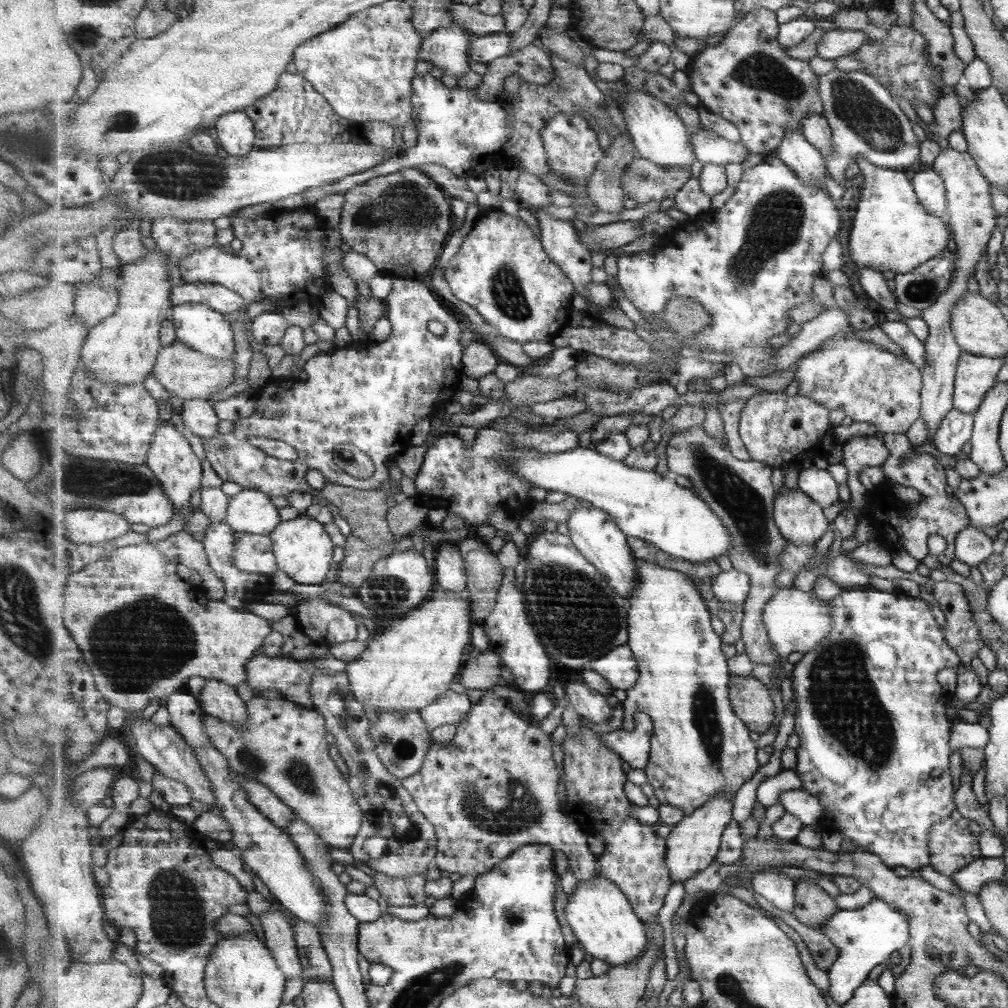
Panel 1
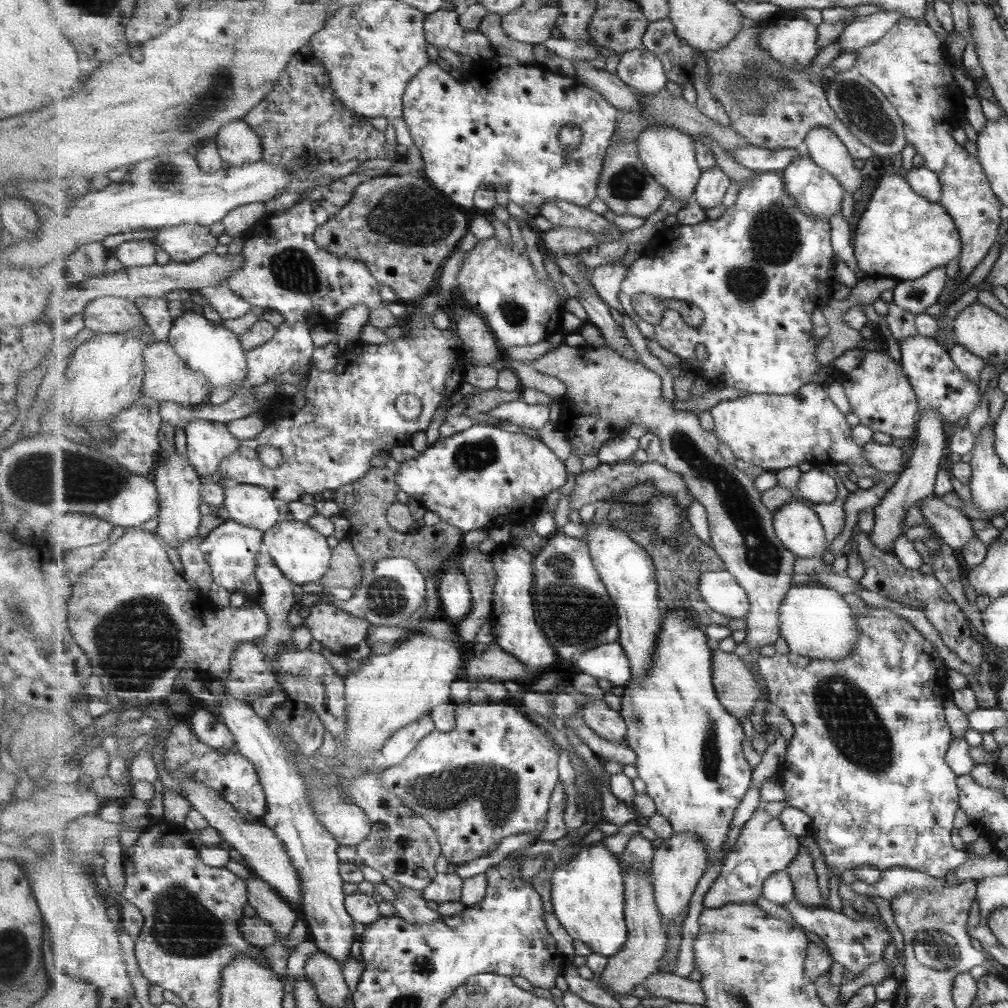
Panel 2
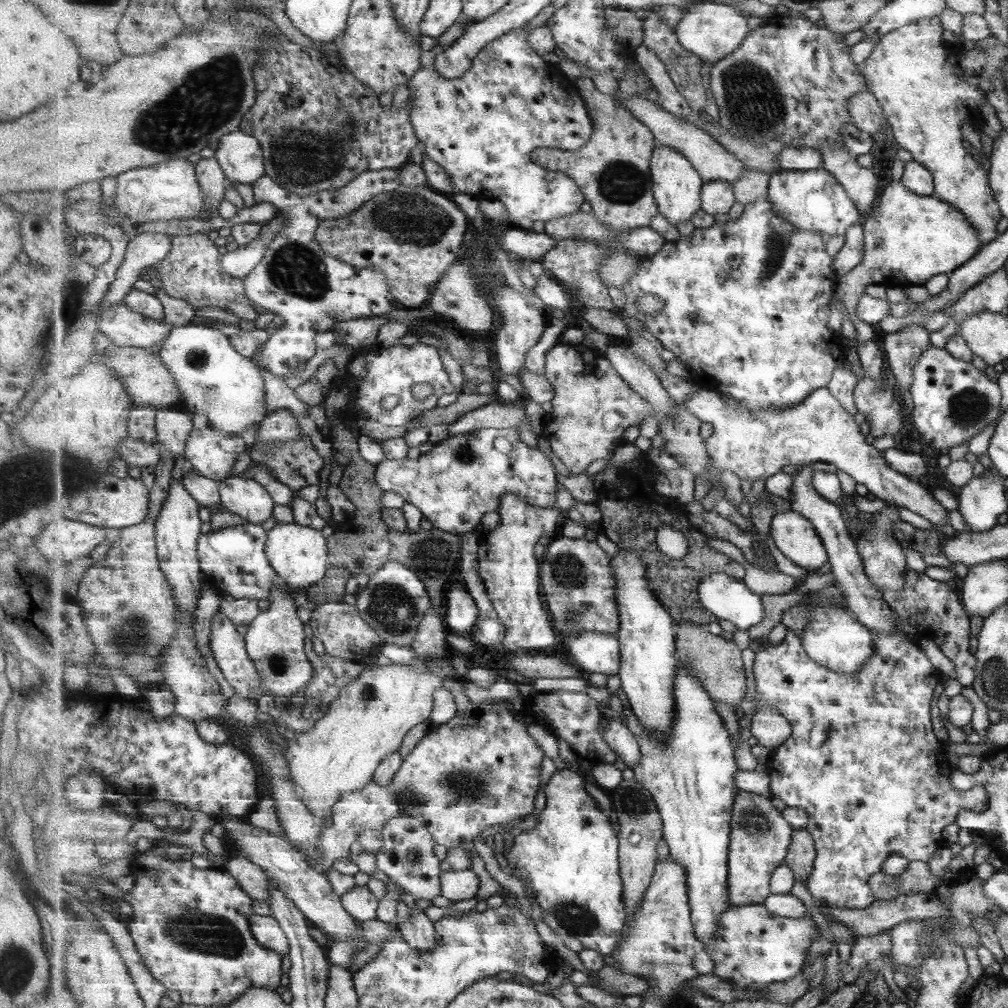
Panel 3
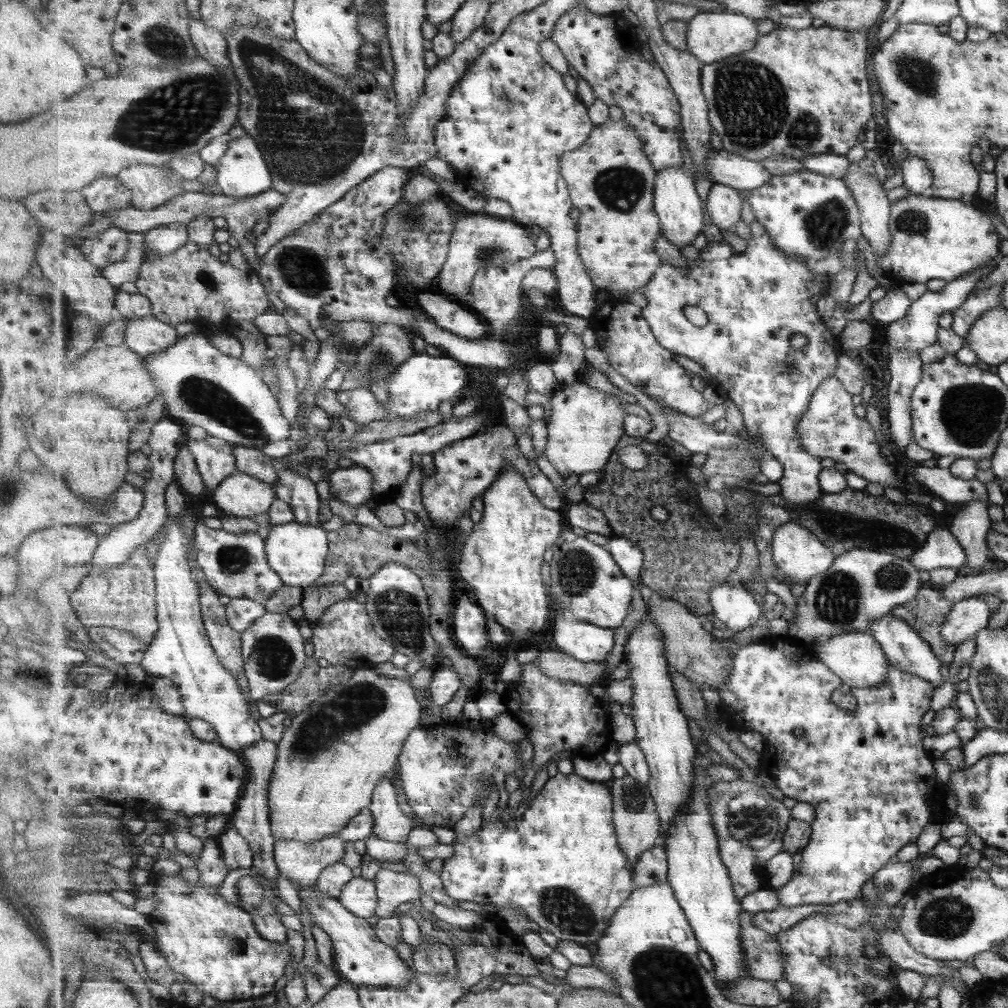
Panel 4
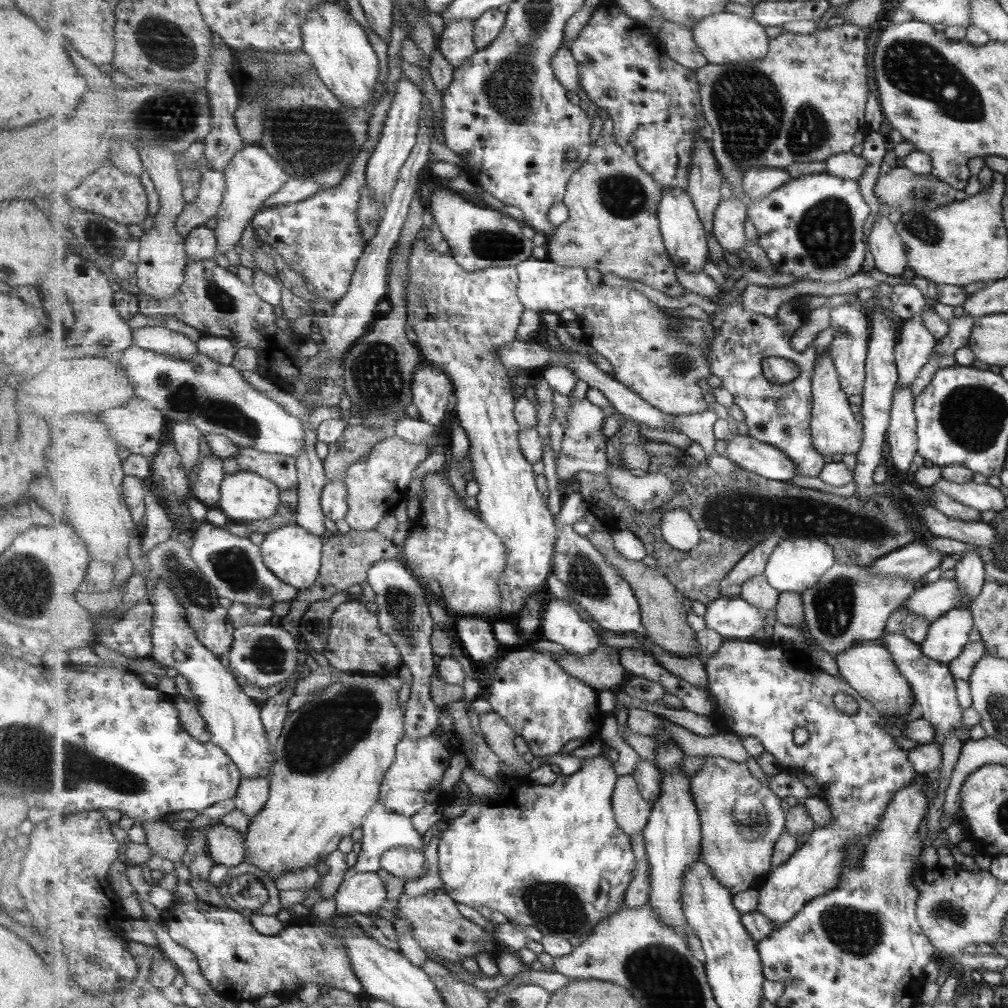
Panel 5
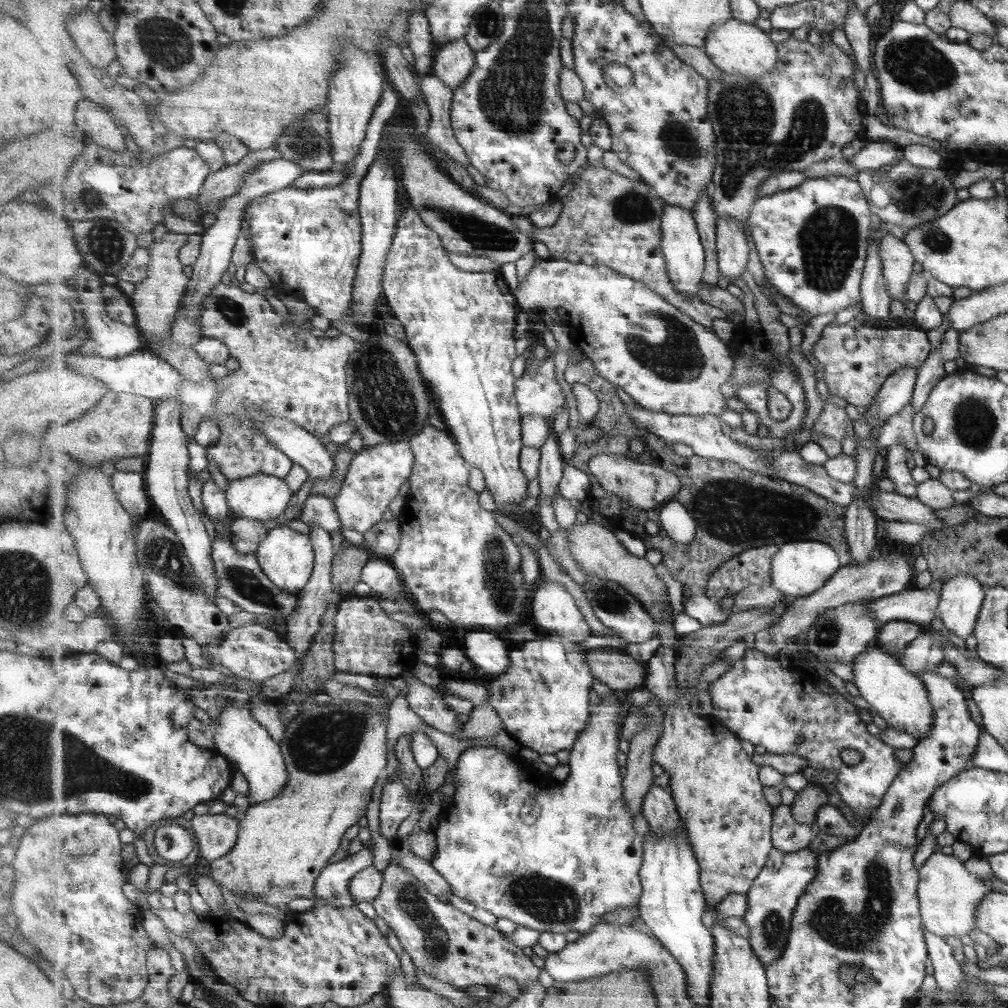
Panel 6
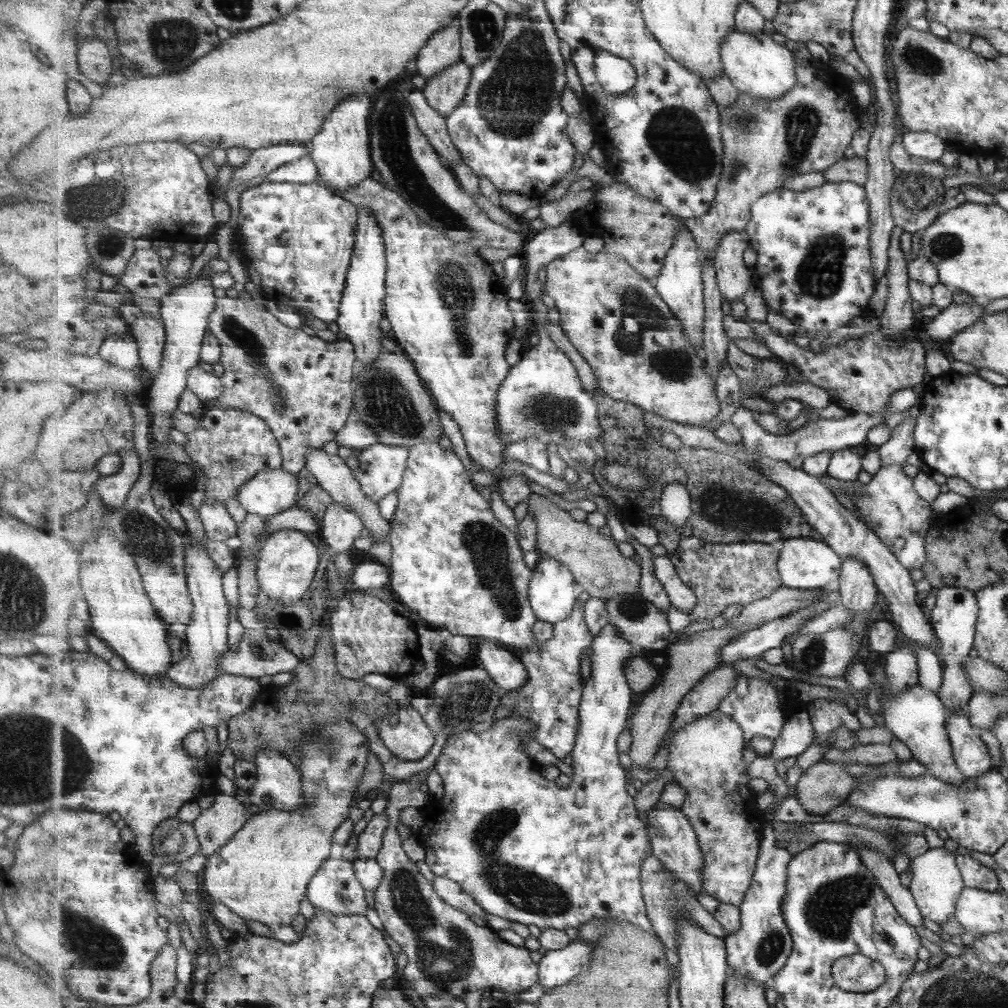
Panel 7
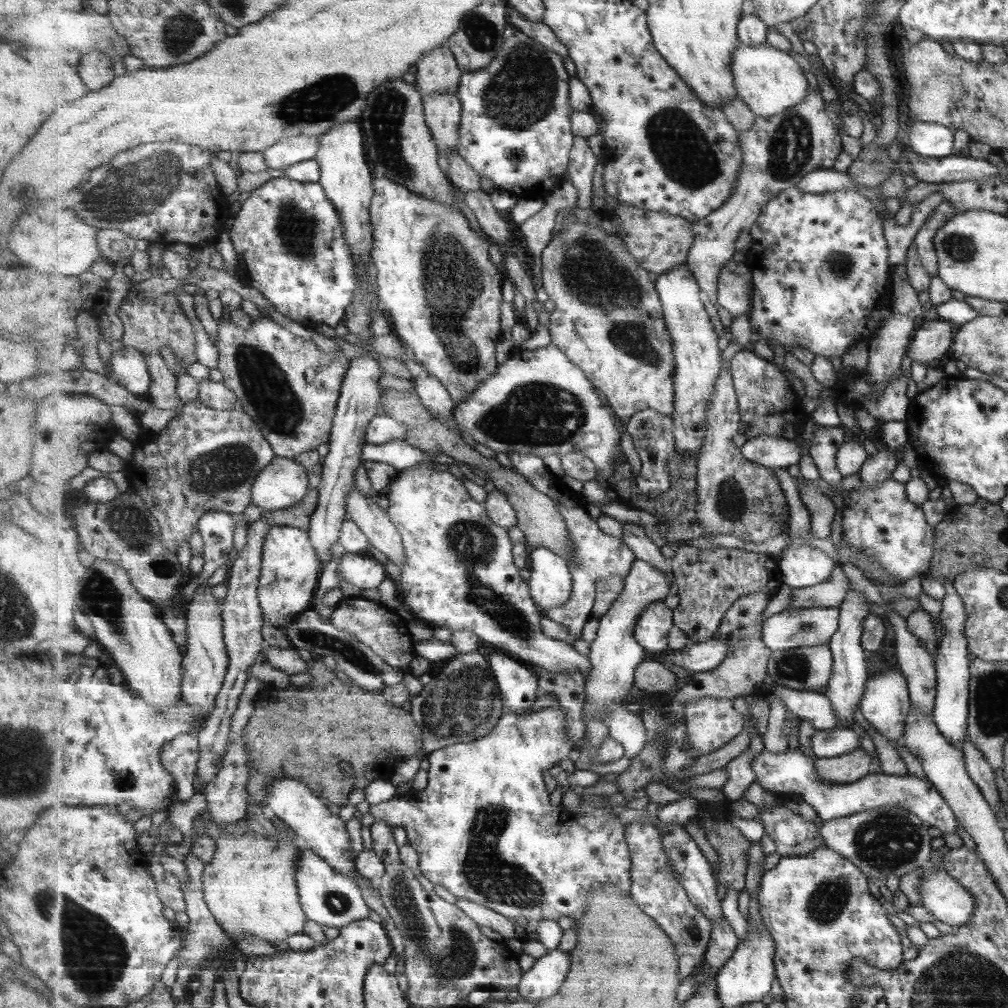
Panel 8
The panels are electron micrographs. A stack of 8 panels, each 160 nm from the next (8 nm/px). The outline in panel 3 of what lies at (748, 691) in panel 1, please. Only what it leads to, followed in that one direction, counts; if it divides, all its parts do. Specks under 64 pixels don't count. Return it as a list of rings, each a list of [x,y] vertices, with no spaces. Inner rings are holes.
[[[680,622],[678,626],[679,636],[676,647],[678,660],[692,670],[692,674],[700,680],[713,701],[733,704],[736,707],[741,704],[747,694],[747,672],[743,666],[741,648],[732,640],[711,634],[704,626],[697,626],[691,622]]]

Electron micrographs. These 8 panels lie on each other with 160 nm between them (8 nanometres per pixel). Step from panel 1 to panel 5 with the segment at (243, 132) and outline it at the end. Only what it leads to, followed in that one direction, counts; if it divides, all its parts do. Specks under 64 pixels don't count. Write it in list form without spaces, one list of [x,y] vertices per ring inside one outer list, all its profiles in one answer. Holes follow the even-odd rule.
[[[260,144],[247,146],[227,166],[225,170],[227,190],[219,215],[216,217],[219,226],[214,231],[218,242],[216,256],[225,256],[229,250],[236,249],[240,245],[239,242],[241,242],[245,228],[252,225],[262,204],[268,201],[273,194],[279,192],[290,179],[290,174],[286,173],[285,167],[281,166]]]

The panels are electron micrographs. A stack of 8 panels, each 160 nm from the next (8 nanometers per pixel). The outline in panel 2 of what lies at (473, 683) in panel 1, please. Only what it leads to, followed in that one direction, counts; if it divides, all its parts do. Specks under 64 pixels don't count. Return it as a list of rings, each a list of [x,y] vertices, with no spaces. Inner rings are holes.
[[[495,644],[480,655],[470,658],[467,661],[466,672],[467,678],[498,678],[503,682],[519,680],[532,674],[530,666]]]

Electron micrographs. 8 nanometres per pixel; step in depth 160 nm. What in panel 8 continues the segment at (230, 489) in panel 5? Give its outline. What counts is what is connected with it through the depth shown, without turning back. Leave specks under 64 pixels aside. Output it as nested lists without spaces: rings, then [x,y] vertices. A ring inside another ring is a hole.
[[[276,456],[253,485],[253,504],[264,512],[289,509],[303,500],[309,491],[307,470],[294,459]]]

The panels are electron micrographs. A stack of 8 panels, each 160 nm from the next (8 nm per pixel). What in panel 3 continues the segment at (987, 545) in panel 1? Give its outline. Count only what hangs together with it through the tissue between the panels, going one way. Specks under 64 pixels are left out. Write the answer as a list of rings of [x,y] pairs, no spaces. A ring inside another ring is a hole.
[[[827,388],[813,391],[805,402],[789,408],[775,410],[749,410],[740,405],[731,407],[721,400],[721,394],[702,389],[691,395],[683,404],[699,420],[709,422],[715,429],[715,437],[706,441],[707,452],[712,460],[712,470],[721,476],[725,470],[734,472],[742,481],[775,477],[784,466],[810,465],[827,462],[846,472],[862,484],[872,498],[907,508],[927,519],[933,528],[948,523],[945,510],[920,482],[908,479],[885,462],[882,452],[865,444],[859,432],[857,420],[842,402]]]

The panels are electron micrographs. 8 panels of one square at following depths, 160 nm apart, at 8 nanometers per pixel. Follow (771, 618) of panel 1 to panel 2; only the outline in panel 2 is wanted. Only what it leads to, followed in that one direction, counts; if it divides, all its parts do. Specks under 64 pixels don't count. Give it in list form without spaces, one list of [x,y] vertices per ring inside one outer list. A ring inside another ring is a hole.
[[[793,584],[791,590],[787,593],[787,597],[785,597],[785,601],[781,603],[779,614],[781,638],[785,640],[789,650],[801,656],[817,659],[831,658],[833,660],[841,660],[857,647],[859,632],[857,632],[856,616],[853,614],[853,608],[849,606],[849,602],[847,602],[847,600],[843,598],[843,594],[837,592],[837,590],[831,590],[831,588],[826,588],[818,584]]]

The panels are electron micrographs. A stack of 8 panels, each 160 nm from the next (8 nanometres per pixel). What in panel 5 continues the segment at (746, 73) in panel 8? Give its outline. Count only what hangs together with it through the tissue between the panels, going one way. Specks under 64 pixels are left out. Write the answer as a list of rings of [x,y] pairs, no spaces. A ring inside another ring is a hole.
[[[721,12],[704,18],[694,27],[694,37],[699,50],[711,64],[739,64],[762,60],[770,51],[771,39],[765,32],[765,26],[753,17],[745,18],[729,12]]]

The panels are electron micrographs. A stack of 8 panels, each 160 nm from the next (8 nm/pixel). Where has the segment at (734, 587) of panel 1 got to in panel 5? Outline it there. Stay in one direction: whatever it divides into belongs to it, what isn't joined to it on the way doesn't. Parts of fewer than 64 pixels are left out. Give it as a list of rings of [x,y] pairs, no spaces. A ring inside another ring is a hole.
[[[741,596],[720,597],[717,601],[707,604],[704,618],[707,627],[719,633],[723,641],[752,640],[767,626],[765,614]]]

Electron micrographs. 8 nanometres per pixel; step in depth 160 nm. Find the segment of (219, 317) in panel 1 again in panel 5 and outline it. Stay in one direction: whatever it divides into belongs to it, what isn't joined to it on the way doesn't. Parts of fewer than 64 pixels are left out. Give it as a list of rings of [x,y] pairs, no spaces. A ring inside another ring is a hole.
[[[130,346],[120,356],[121,369],[128,376],[136,390],[136,396],[151,401],[170,423],[189,421],[195,424],[203,434],[224,434],[239,447],[254,448],[266,453],[296,456],[305,450],[305,425],[301,419],[291,416],[285,408],[250,386],[241,371],[217,362],[208,355],[198,352],[191,361],[169,358],[168,355],[153,352],[140,346]]]

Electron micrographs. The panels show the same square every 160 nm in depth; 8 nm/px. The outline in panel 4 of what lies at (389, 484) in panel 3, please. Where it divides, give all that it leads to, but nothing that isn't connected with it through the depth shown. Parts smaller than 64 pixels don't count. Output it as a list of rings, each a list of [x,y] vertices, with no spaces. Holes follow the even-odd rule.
[[[505,425],[487,427],[472,437],[455,441],[433,457],[436,471],[431,477],[421,479],[421,496],[429,518],[439,528],[455,527],[460,518],[471,510],[473,500],[487,494],[488,488],[507,465],[513,465],[525,475],[531,490],[551,510],[564,512],[568,504],[553,482],[541,472],[541,468],[525,459],[517,447],[516,433]],[[361,466],[337,468],[330,474],[329,488],[340,502],[351,506],[365,505],[374,492],[374,476]]]

